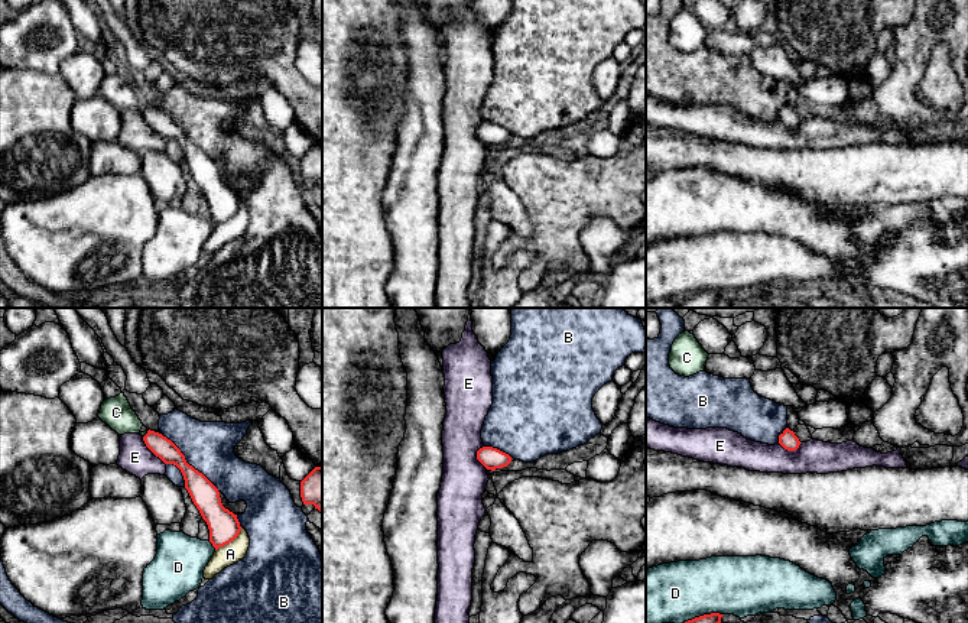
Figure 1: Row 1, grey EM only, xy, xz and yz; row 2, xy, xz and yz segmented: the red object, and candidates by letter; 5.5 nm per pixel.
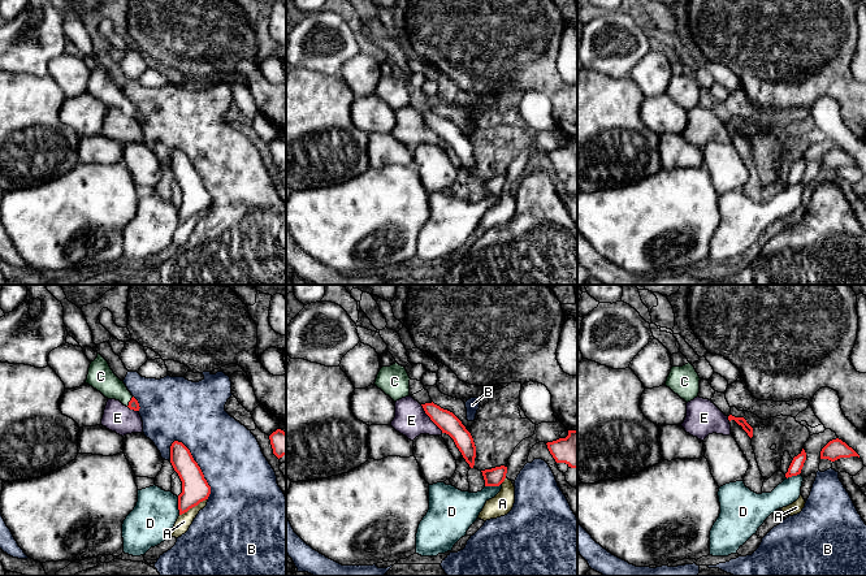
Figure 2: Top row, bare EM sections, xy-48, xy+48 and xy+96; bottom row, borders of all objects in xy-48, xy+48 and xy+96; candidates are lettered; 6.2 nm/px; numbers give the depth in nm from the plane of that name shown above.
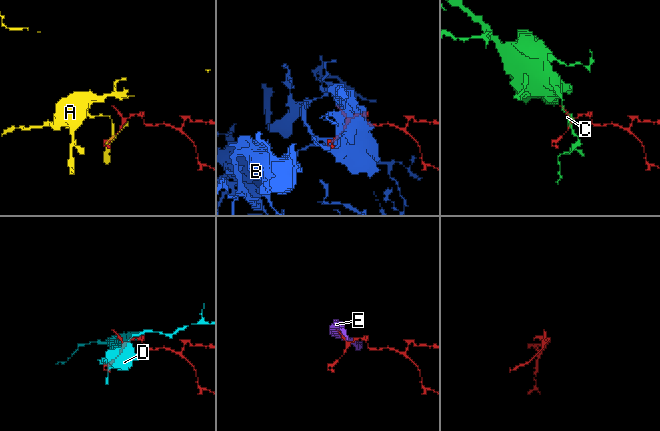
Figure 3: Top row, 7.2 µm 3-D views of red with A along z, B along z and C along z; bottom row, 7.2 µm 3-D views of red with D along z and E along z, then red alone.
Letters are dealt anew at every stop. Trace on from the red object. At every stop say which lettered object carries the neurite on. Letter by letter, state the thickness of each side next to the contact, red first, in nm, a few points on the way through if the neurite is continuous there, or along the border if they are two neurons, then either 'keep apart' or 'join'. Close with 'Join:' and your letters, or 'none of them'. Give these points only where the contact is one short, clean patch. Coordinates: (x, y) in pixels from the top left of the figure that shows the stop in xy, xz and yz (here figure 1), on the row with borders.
A: 170 nm thick on the red side, 120 nm on the other; keep apart
B: 160 nm thick on the red side, 280 nm on the other; keep apart
C: 120 nm thick on the red side, 170 nm on the other; runs through xy (162, 447), (146, 434), (116, 412); join
D: 170 nm thick on the red side, 280 nm on the other; keep apart
E: 120 nm thick on the red side, 180 nm on the other; border along xy (142, 437), (143, 443), (165, 464); keep apart
Join: C

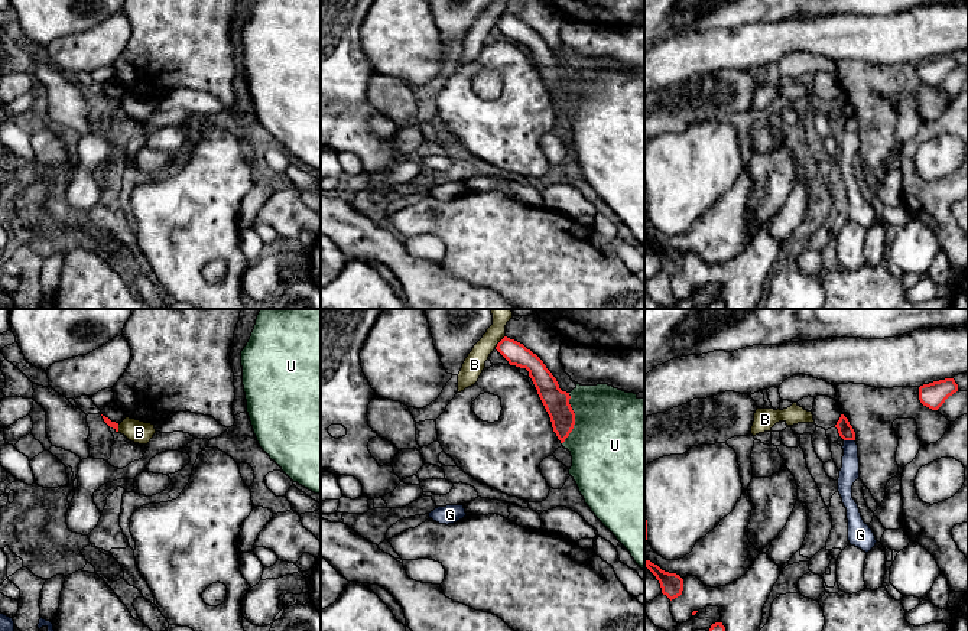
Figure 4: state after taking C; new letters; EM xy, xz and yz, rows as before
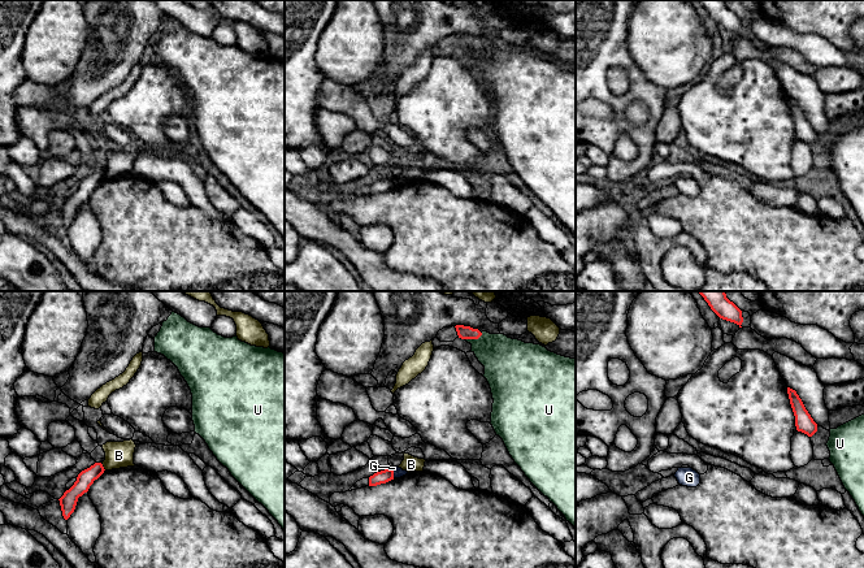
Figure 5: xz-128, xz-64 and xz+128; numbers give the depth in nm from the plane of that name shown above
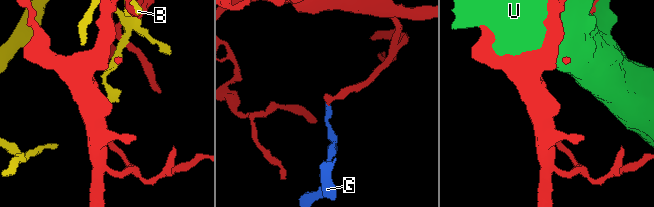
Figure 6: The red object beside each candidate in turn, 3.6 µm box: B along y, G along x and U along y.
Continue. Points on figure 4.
B: 120 nm thick on the red side, 120 nm on the other; keep apart
G: 90 nm thick on the red side, 110 nm on the other; border along yz (844, 439), (854, 441); keep apart
U: 140 nm thick on the red side, 480 nm on the other; keep apart
Join: none of them

